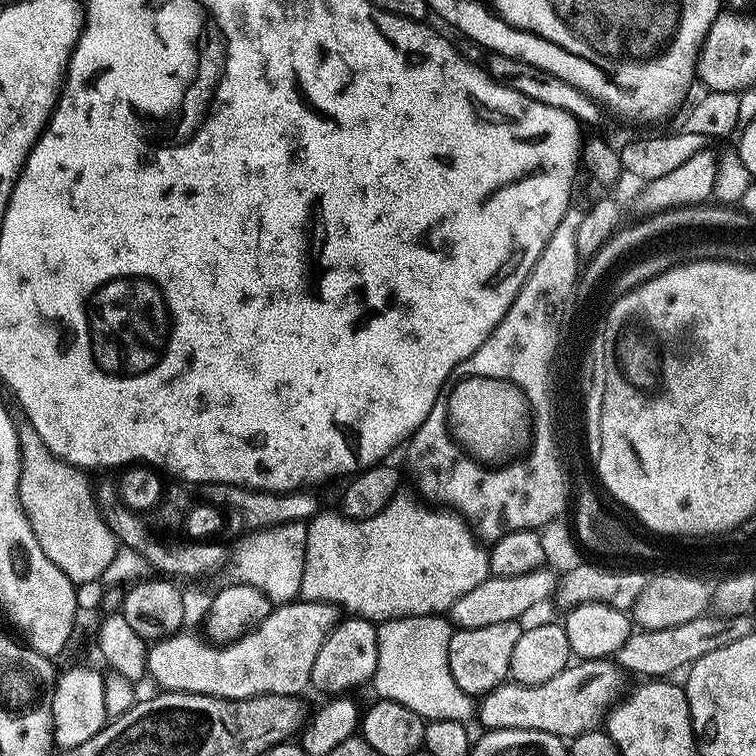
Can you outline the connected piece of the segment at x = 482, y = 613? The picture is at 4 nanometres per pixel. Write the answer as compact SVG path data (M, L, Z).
M550 568L531 571L530 574L519 575L518 578L498 578L489 576L479 583L474 590L464 594L448 611L449 620L457 629L478 629L497 622L521 619L532 608L544 603L558 590L557 573Z

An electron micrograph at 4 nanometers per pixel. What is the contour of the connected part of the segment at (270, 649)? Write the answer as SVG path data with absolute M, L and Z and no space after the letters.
M300 598L273 607L262 623L231 643L207 644L189 630L165 636L147 649L146 672L165 692L189 692L223 700L250 700L255 696L296 698L299 692L309 691L314 658L318 658L322 642L326 642L337 623L336 605Z

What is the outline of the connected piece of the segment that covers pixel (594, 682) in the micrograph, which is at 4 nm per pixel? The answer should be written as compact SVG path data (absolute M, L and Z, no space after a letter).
M580 660L569 663L567 668L554 674L554 678L550 678L550 682L542 682L541 684L505 682L500 684L492 692L484 693L479 701L478 720L480 716L481 729L542 730L546 734L554 734L561 738L580 736L584 732L599 729L610 709L621 699L620 687L624 684L623 678L625 679L617 667L607 668L606 665L607 663L595 660Z

